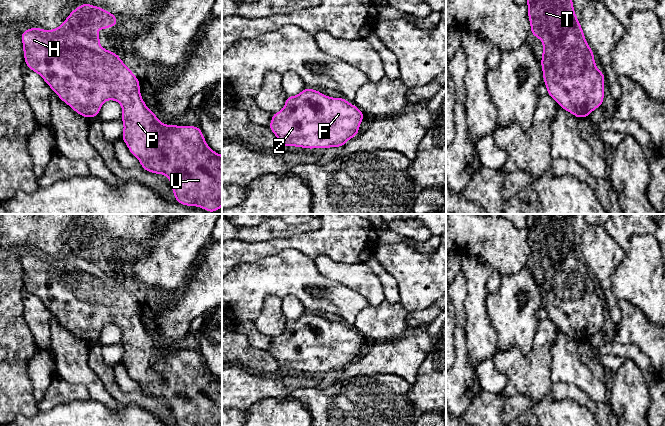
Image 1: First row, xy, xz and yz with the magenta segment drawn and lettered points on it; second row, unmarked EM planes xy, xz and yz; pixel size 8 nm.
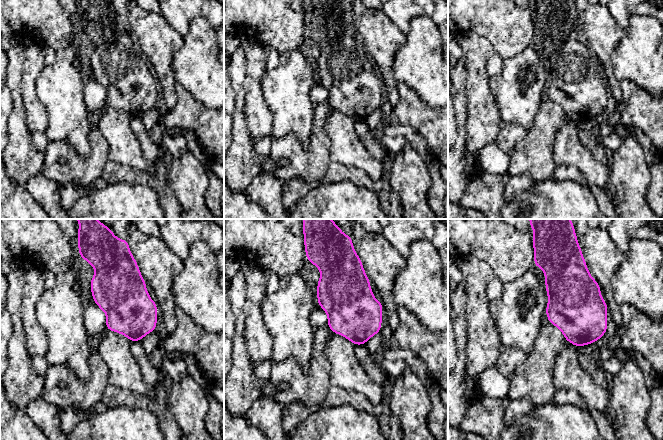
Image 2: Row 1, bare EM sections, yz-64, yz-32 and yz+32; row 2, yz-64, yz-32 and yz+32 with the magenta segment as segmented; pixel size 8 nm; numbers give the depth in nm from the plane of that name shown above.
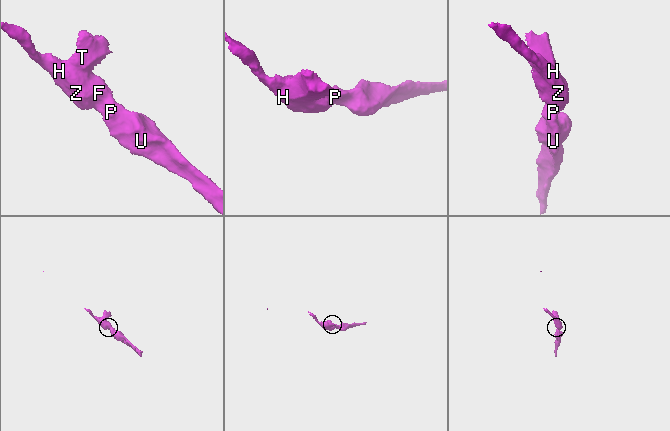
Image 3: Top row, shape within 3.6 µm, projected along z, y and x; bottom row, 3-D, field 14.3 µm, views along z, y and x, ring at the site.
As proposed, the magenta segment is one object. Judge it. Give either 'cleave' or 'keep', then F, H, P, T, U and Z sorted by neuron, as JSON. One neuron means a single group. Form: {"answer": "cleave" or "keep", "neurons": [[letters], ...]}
{"answer": "keep", "neurons": [["F", "H", "P", "T", "U", "Z"]]}

